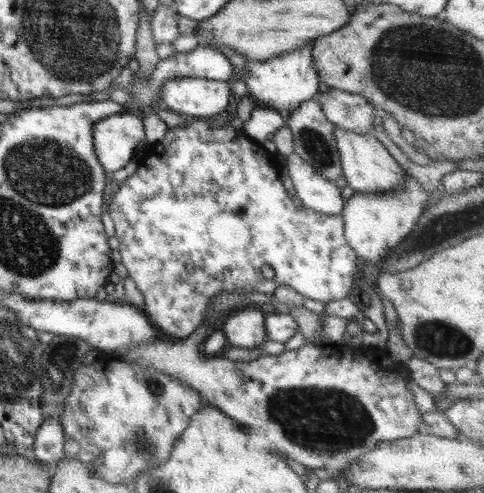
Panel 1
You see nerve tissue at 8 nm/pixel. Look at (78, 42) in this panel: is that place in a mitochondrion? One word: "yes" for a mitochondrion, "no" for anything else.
yes

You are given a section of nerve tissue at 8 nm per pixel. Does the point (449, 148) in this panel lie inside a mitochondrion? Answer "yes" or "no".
no

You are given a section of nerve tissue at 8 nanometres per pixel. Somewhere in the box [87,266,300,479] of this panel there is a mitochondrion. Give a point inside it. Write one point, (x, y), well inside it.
(142, 442)

